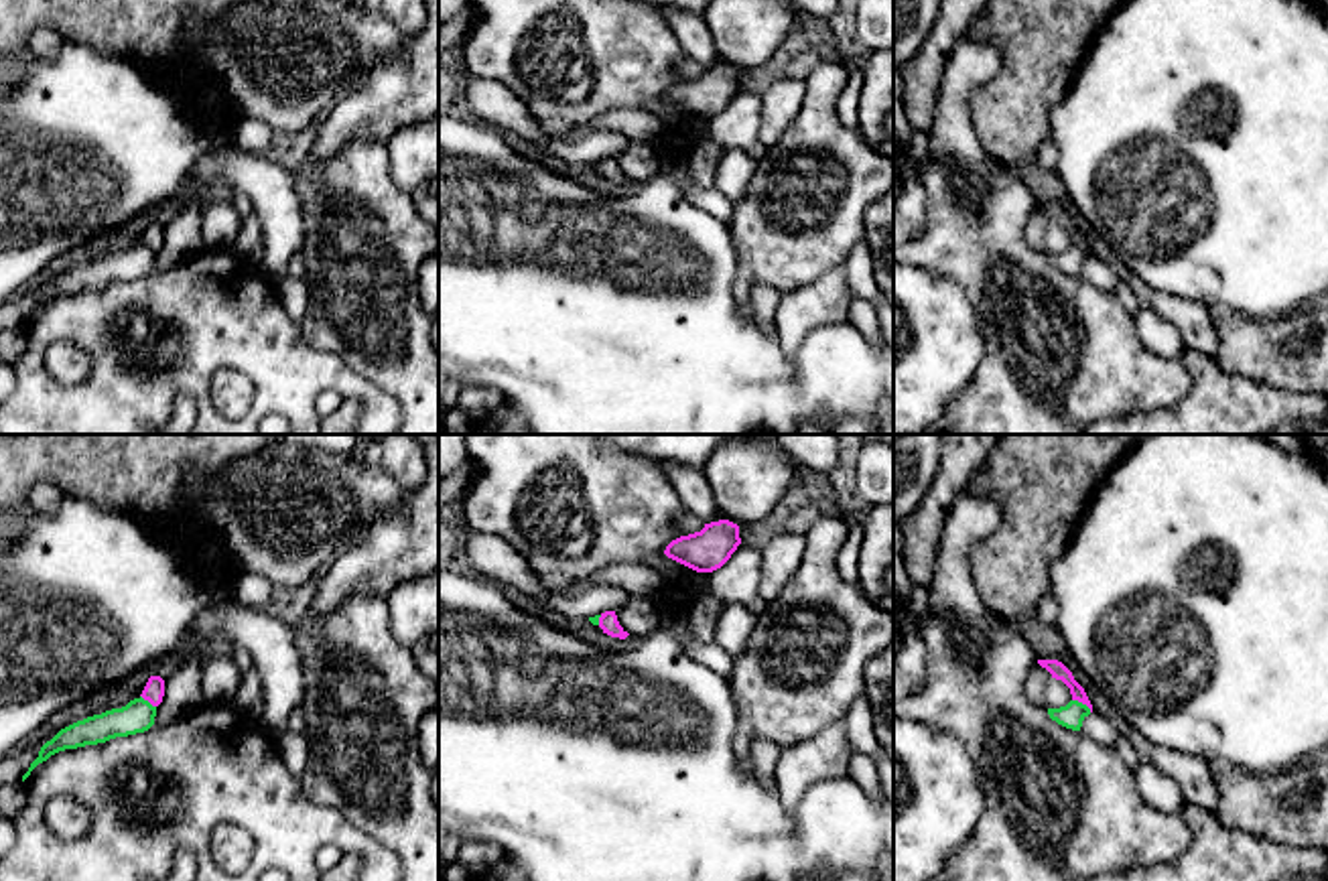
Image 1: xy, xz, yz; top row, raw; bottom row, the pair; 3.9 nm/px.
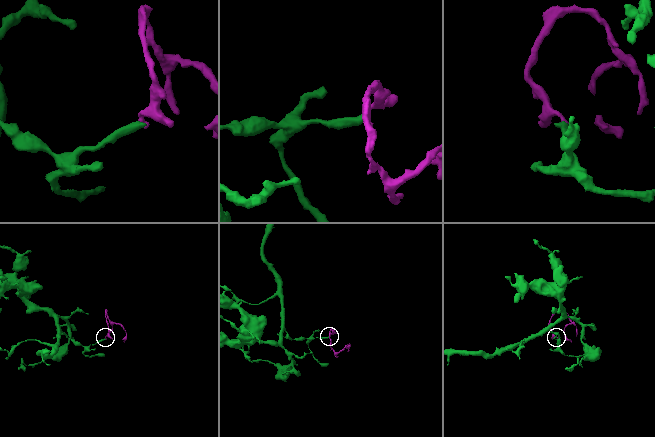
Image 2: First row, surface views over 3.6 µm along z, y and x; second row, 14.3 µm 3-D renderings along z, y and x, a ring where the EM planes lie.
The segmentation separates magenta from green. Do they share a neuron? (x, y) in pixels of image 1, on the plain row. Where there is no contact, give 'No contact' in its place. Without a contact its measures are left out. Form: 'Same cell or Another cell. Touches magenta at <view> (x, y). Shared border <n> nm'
Another cell. Touches magenta at yz (1083, 248). Shared border 90 nm

